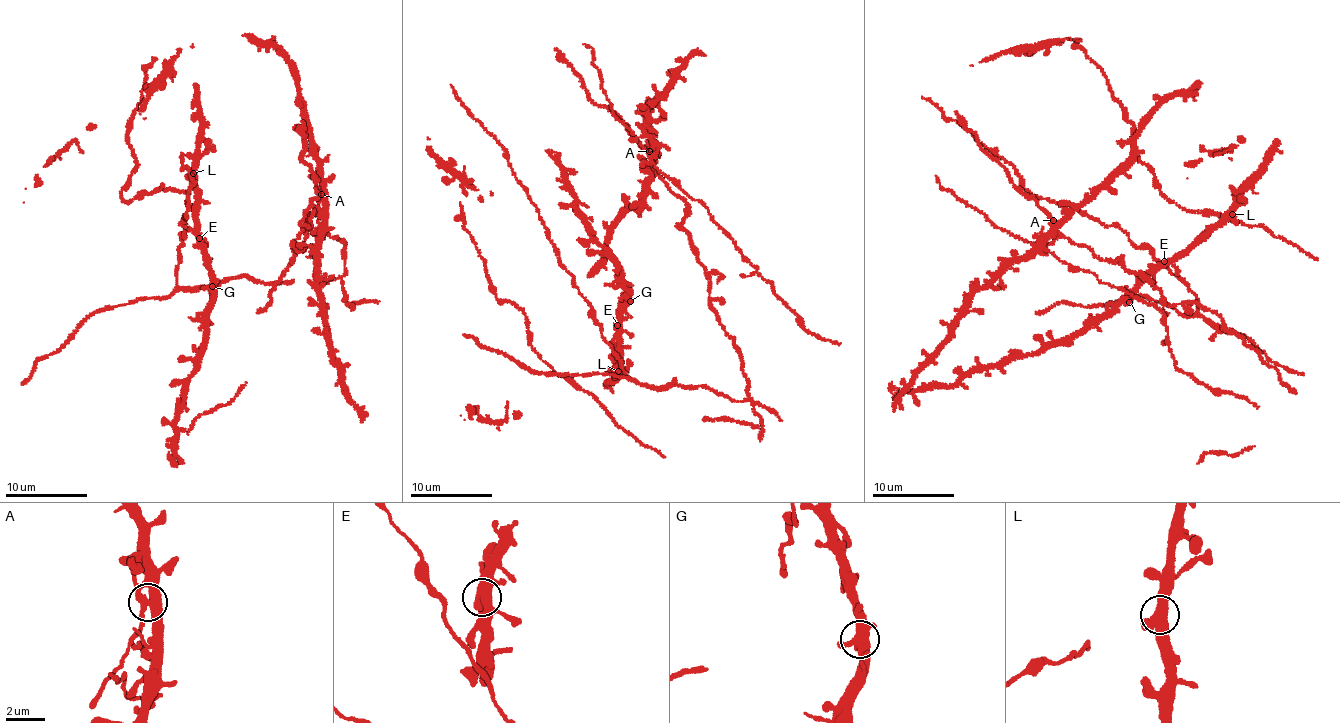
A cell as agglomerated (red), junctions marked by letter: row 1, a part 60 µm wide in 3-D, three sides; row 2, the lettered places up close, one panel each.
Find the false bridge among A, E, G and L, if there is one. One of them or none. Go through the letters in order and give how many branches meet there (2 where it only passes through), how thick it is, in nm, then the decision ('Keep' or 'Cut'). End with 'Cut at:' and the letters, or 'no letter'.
A: Branches: 4. Thickness 340 nm. Keep
E: Branches: 4. Thickness 400 nm. Keep
G: Branches: 3. Thickness 280 nm. Keep
L: Branches: 4. Thickness 480 nm. Keep
Cut at: no letter

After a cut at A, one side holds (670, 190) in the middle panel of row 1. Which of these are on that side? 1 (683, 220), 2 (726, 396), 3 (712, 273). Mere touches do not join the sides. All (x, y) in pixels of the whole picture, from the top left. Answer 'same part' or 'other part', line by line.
1: same part
2: other part
3: same part

